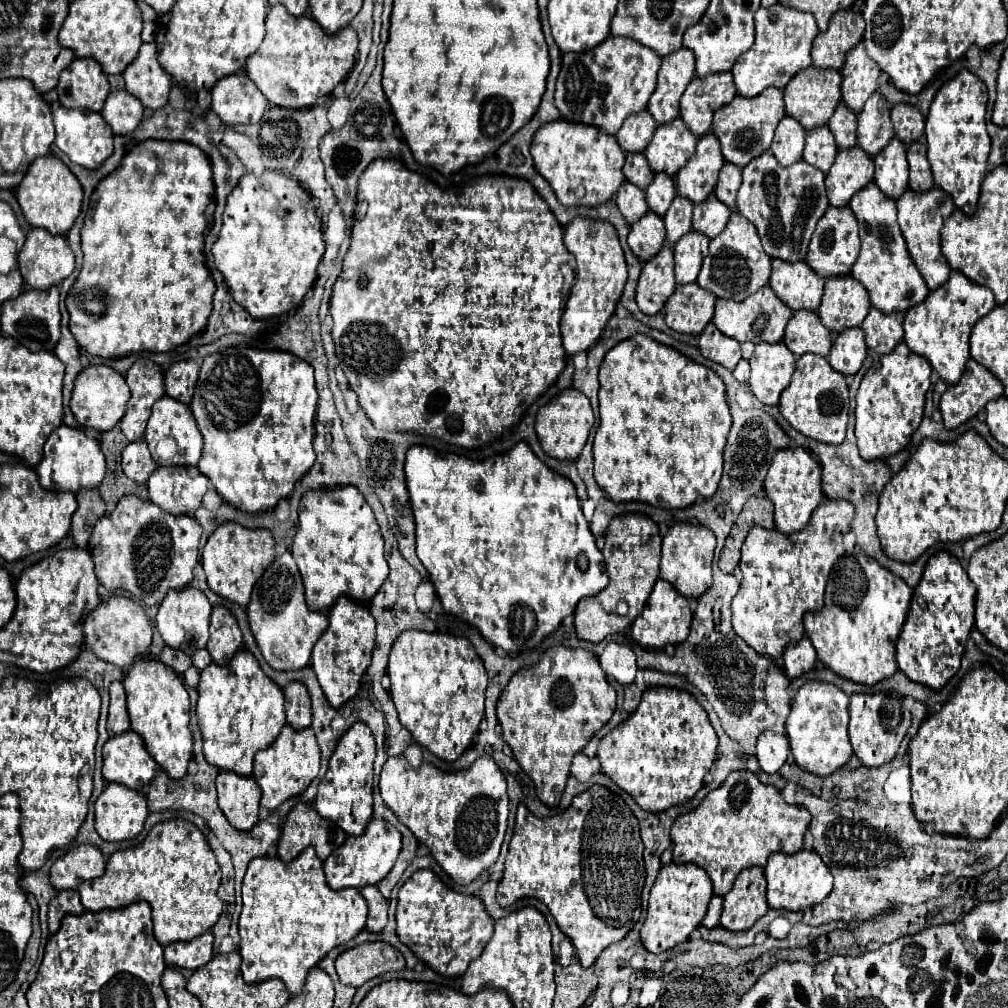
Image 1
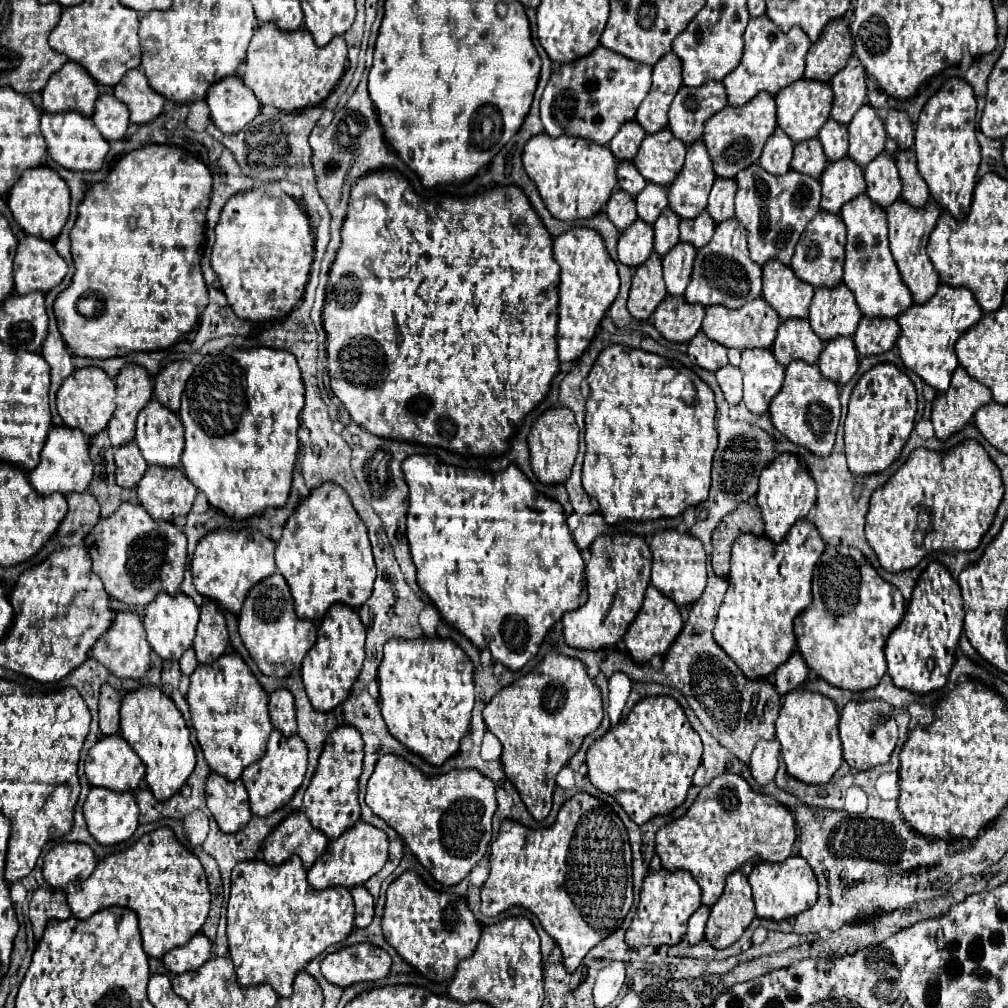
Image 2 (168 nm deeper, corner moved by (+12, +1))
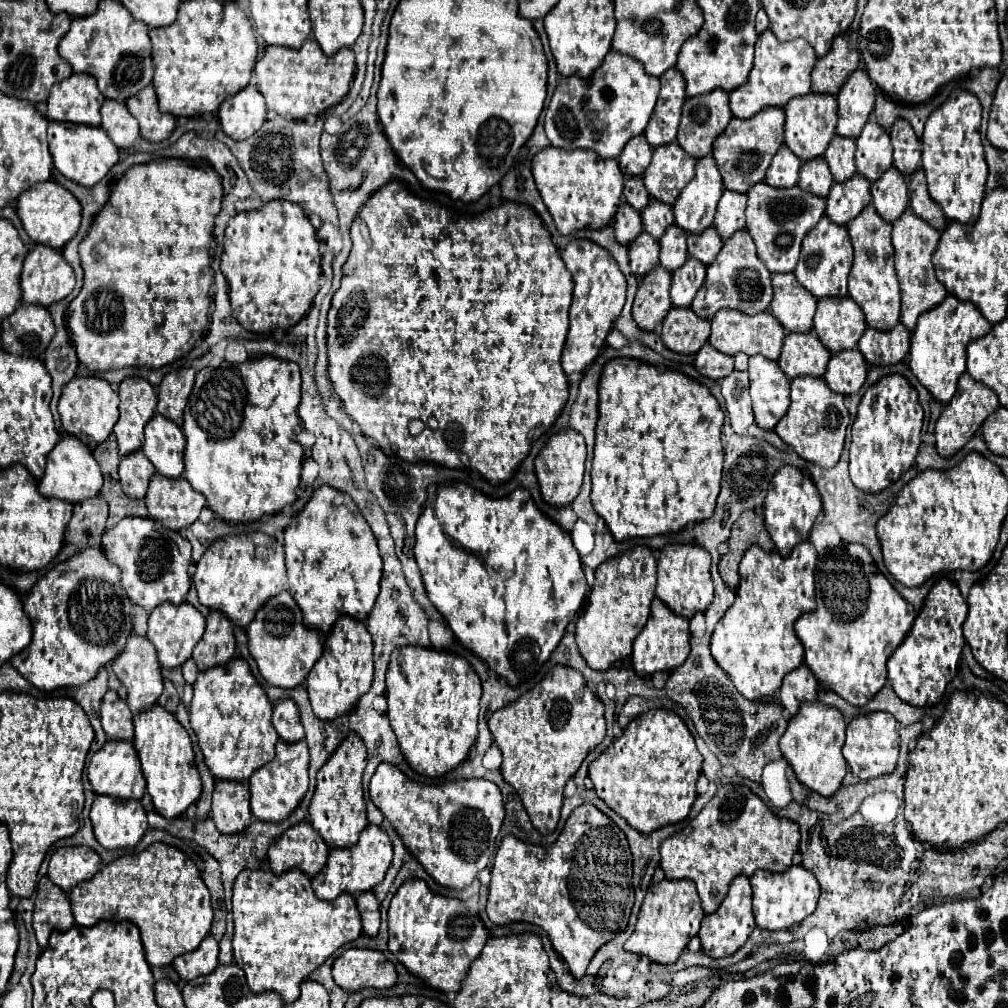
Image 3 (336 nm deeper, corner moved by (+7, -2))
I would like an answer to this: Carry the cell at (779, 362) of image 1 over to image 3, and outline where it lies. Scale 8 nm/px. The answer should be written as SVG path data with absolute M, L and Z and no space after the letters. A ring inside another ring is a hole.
M763 355L749 357L747 373L751 381L755 423L763 429L773 429L791 405L789 379L775 361L765 359Z

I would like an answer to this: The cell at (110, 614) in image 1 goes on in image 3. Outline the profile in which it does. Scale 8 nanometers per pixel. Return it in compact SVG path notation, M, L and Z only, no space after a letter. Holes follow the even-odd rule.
M131 633L129 639L127 639L125 649L111 661L111 669L115 671L119 681L127 687L127 693L129 693L127 703L129 703L133 713L143 711L143 709L157 703L157 699L163 691L163 677L161 677L161 667L159 667L159 661L157 661L157 653L155 653L155 649L153 649L153 645L149 643L147 637Z

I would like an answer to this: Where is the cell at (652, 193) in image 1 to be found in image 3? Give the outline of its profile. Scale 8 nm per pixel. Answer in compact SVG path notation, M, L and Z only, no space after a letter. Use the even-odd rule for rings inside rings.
M651 199L649 205L641 211L641 219L643 219L643 229L655 239L661 239L665 229L673 225L673 207L657 199Z

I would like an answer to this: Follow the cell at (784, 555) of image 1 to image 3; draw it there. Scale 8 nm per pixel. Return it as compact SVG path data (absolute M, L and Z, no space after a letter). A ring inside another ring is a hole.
M811 541L801 543L801 547L793 549L793 555L783 557L777 555L777 551L767 553L761 547L749 547L741 559L739 575L741 583L737 587L737 595L733 601L733 607L721 617L717 623L713 637L711 637L711 655L717 661L717 665L733 679L737 691L755 701L755 699L771 699L775 691L781 687L783 677L797 669L803 663L803 647L801 641L795 635L795 621L816 608L815 599L815 569L817 565L817 549Z

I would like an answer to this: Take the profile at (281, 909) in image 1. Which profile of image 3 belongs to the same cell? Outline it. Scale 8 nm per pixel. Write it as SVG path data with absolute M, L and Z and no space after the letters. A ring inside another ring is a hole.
M289 869L281 875L273 875L271 871L241 871L233 883L233 917L235 963L245 971L249 989L253 993L275 991L285 1003L293 1003L299 997L301 981L305 981L331 953L361 935L361 915L353 895L341 893L333 901L321 901L311 889L311 879L301 869Z

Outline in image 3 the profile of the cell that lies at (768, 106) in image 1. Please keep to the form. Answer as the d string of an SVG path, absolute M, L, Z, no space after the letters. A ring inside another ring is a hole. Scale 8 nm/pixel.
M765 107L749 119L731 119L729 127L715 139L713 157L717 161L719 173L723 177L725 189L745 193L751 185L759 183L765 177L765 171L783 143L783 123L785 111L779 107Z

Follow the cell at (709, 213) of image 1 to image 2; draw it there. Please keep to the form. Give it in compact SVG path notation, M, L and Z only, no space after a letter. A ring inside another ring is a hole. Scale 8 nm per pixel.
M704 210L696 220L682 220L680 222L680 242L688 242L694 248L702 248L712 240L716 222Z

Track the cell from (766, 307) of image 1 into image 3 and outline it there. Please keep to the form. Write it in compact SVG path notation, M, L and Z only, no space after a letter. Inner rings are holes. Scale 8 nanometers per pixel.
M721 309L717 311L717 315L711 319L713 331L709 337L709 343L727 355L735 355L739 351L747 353L747 355L757 355L761 353L767 359L777 359L783 347L783 337L785 337L785 329L781 327L781 323L769 313L757 313L757 315L745 315L741 311L733 311L733 309Z

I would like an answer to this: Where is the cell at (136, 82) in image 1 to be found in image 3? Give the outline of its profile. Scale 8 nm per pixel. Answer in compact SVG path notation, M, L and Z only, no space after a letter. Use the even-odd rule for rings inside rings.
M153 85L141 89L133 99L127 99L125 103L131 115L139 121L141 137L149 141L163 141L173 133L175 117L159 111Z

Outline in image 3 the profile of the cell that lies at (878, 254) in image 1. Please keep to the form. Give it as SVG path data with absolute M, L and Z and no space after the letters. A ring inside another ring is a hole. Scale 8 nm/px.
M869 203L857 219L847 223L849 237L855 249L855 261L849 275L849 297L859 303L867 317L867 325L879 331L887 331L899 323L901 317L901 289L893 267L891 223L881 219L875 207Z

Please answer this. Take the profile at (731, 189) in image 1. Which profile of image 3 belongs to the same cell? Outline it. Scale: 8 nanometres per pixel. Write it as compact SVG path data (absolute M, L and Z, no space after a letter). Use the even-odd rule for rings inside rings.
M723 191L723 197L715 213L715 229L723 239L731 237L735 231L745 227L745 207L747 197L735 191Z

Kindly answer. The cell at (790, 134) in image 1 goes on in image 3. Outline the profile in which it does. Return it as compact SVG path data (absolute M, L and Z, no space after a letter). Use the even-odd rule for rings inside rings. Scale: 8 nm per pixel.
M781 145L767 169L765 181L773 187L793 187L799 179L799 167L801 167L801 161L797 159L797 155L793 155L789 147Z

